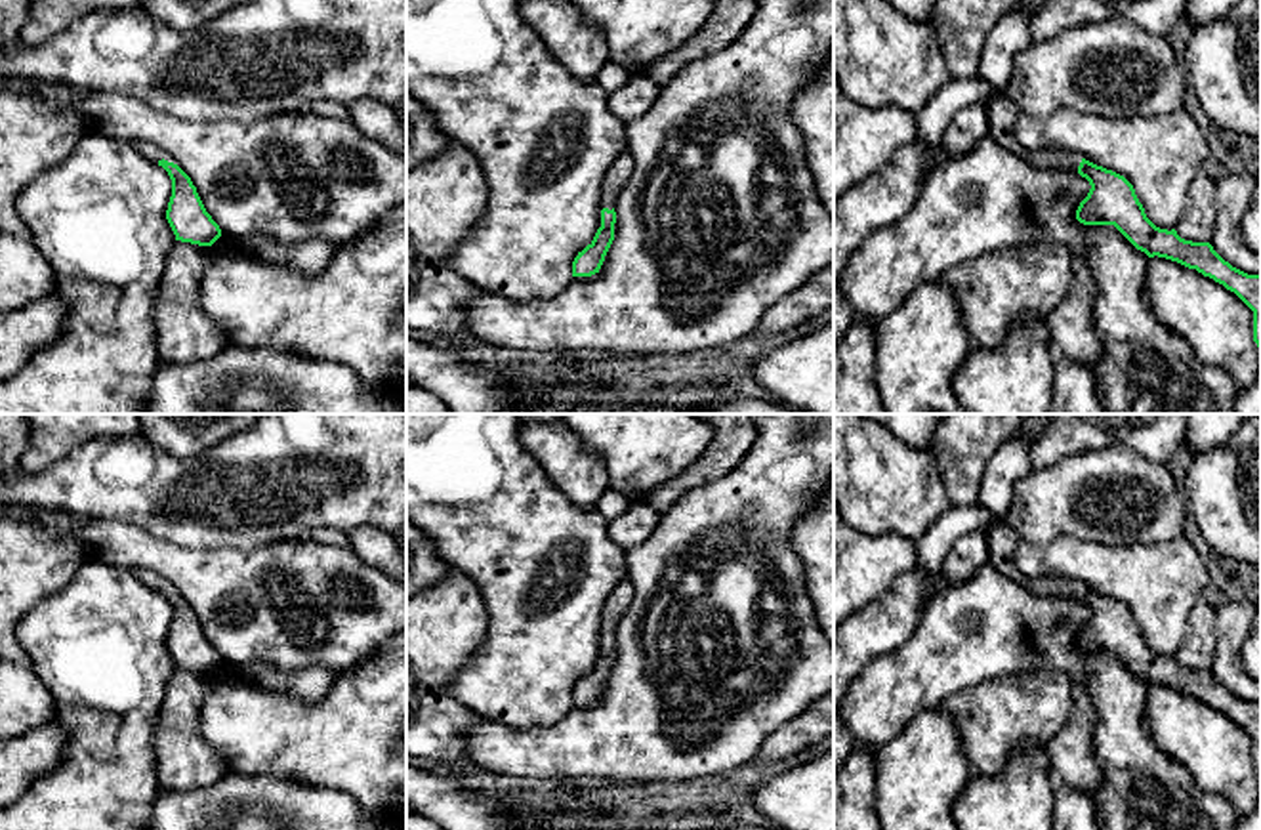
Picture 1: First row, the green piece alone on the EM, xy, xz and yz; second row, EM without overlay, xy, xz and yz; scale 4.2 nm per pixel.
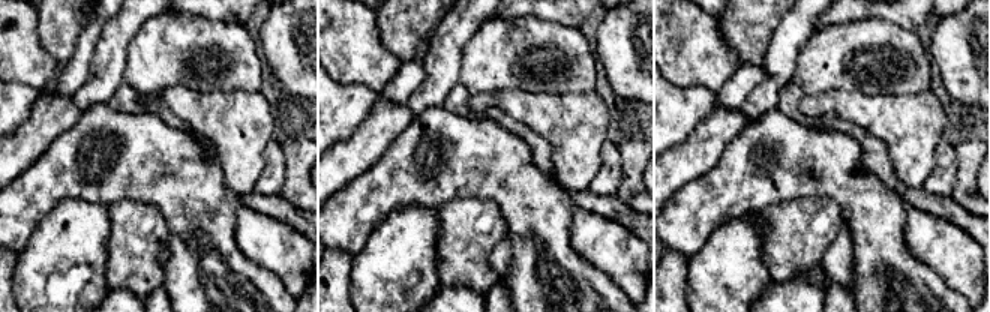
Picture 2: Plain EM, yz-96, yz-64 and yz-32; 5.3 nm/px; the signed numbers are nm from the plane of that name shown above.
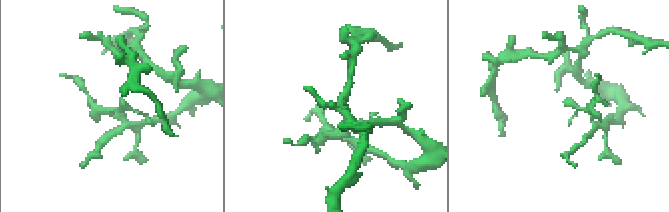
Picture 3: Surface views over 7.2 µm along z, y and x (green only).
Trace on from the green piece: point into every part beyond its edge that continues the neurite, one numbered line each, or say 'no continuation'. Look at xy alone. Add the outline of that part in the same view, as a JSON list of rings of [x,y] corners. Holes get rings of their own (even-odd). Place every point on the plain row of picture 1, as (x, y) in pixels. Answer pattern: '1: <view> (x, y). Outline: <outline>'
1: xy (153, 580). Outline: [[[135,567],[132,572],[151,590],[158,591],[162,586],[174,590],[174,586],[151,569]],[[174,590],[176,591],[176,590]]]

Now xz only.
1: xz (619, 600). Outline: [[[628,578],[620,580],[616,588],[609,593],[599,622],[599,654],[601,654],[601,637],[612,637],[616,633],[618,618],[628,611],[631,603],[633,588]]]

